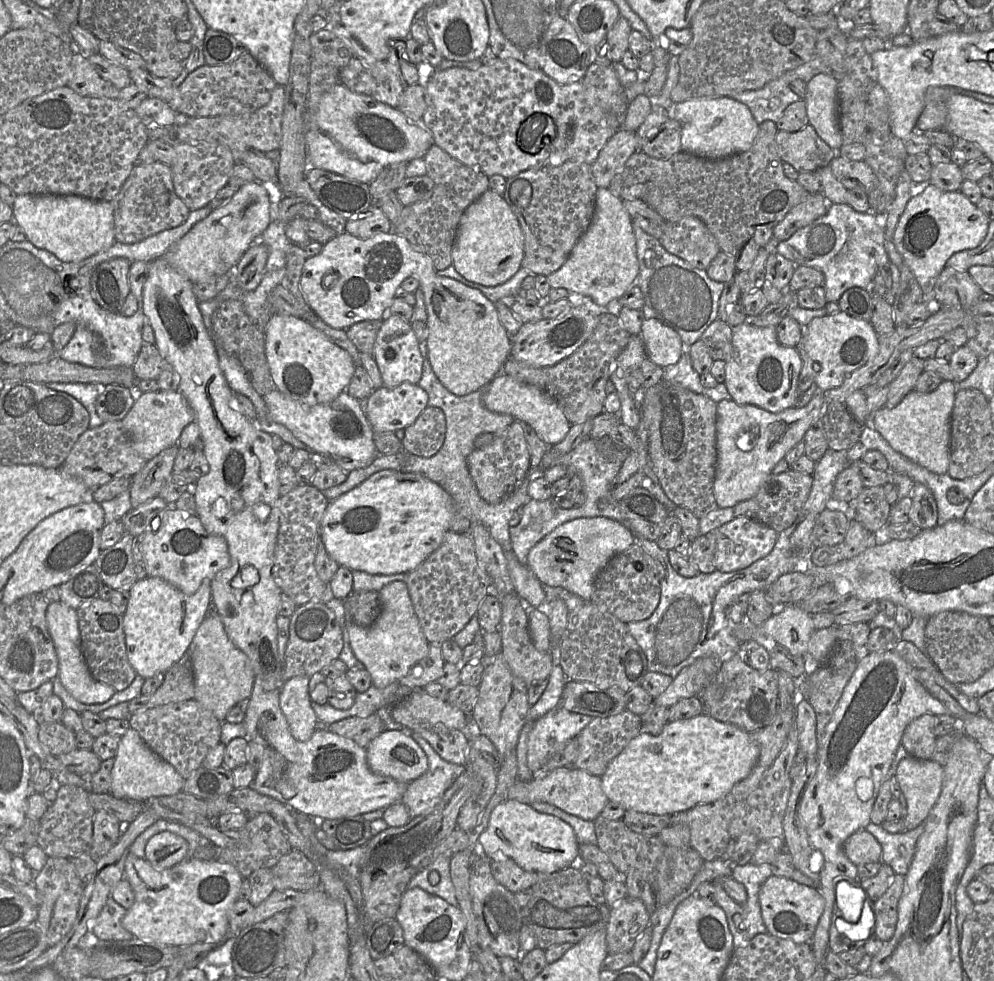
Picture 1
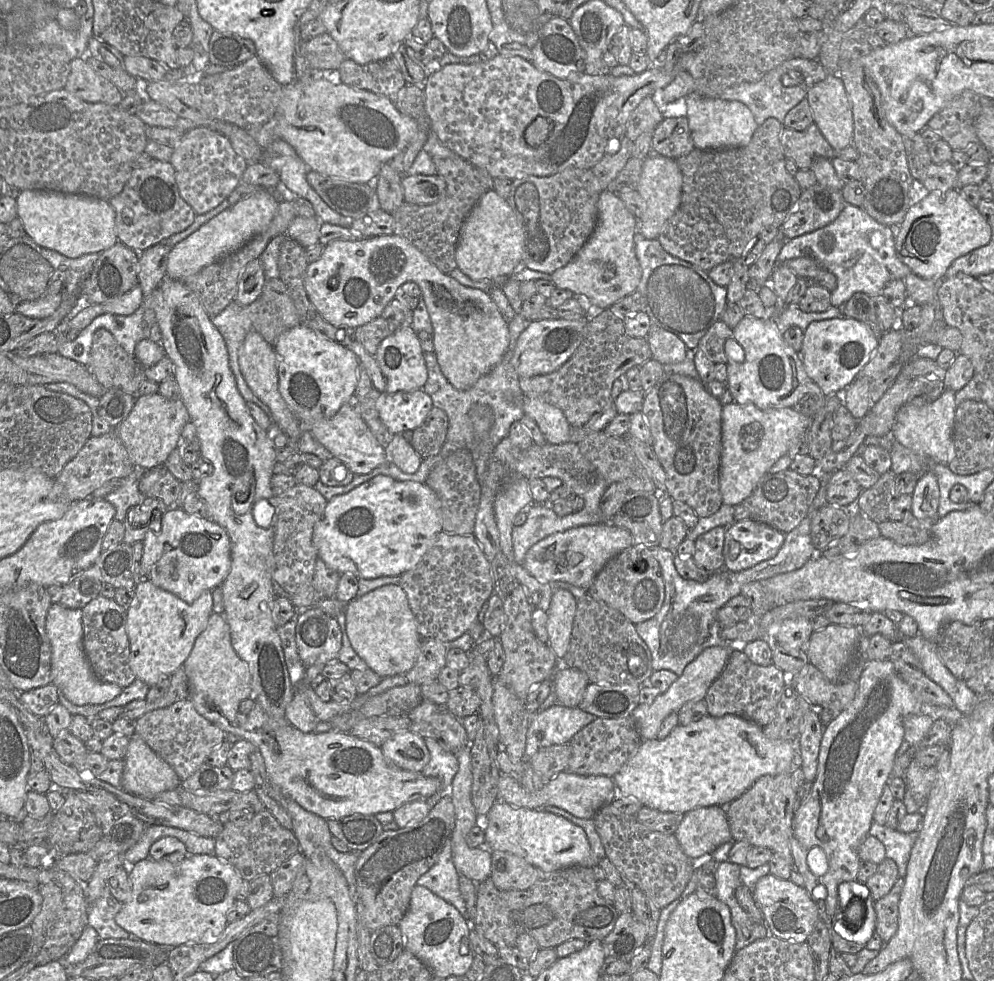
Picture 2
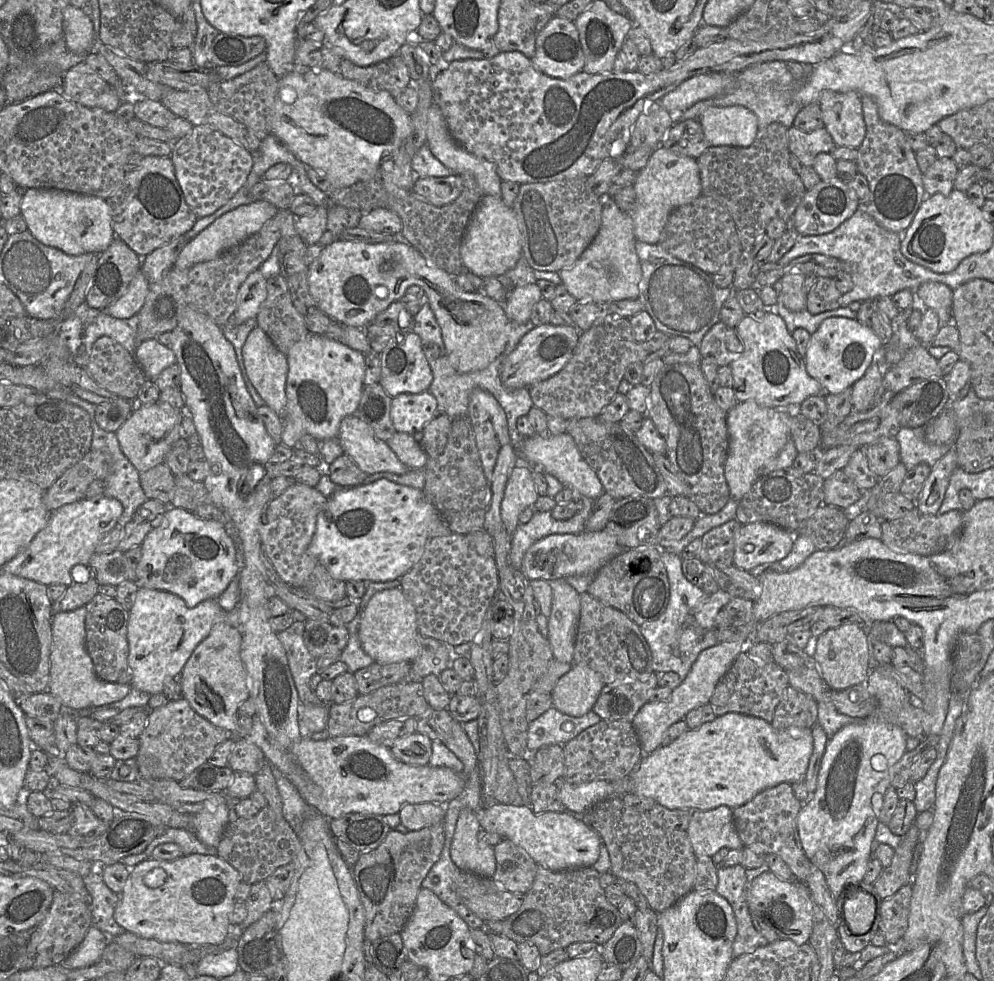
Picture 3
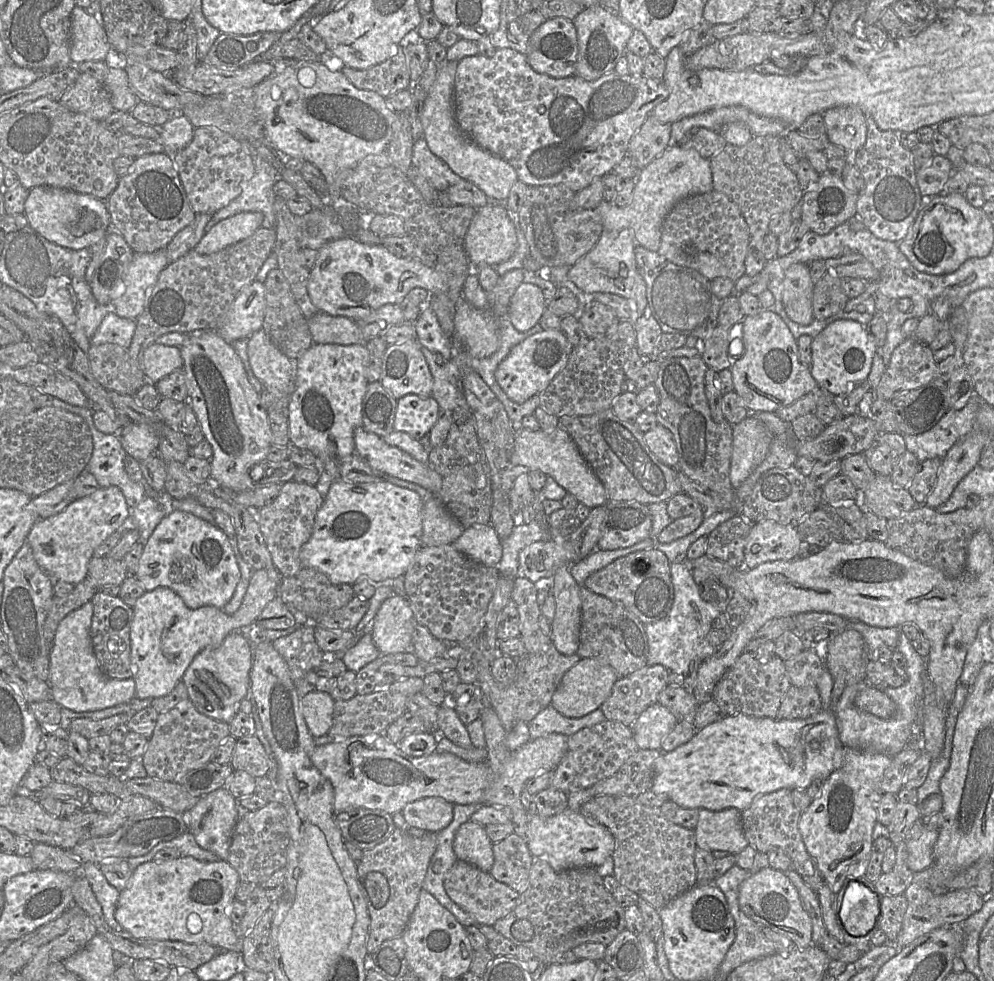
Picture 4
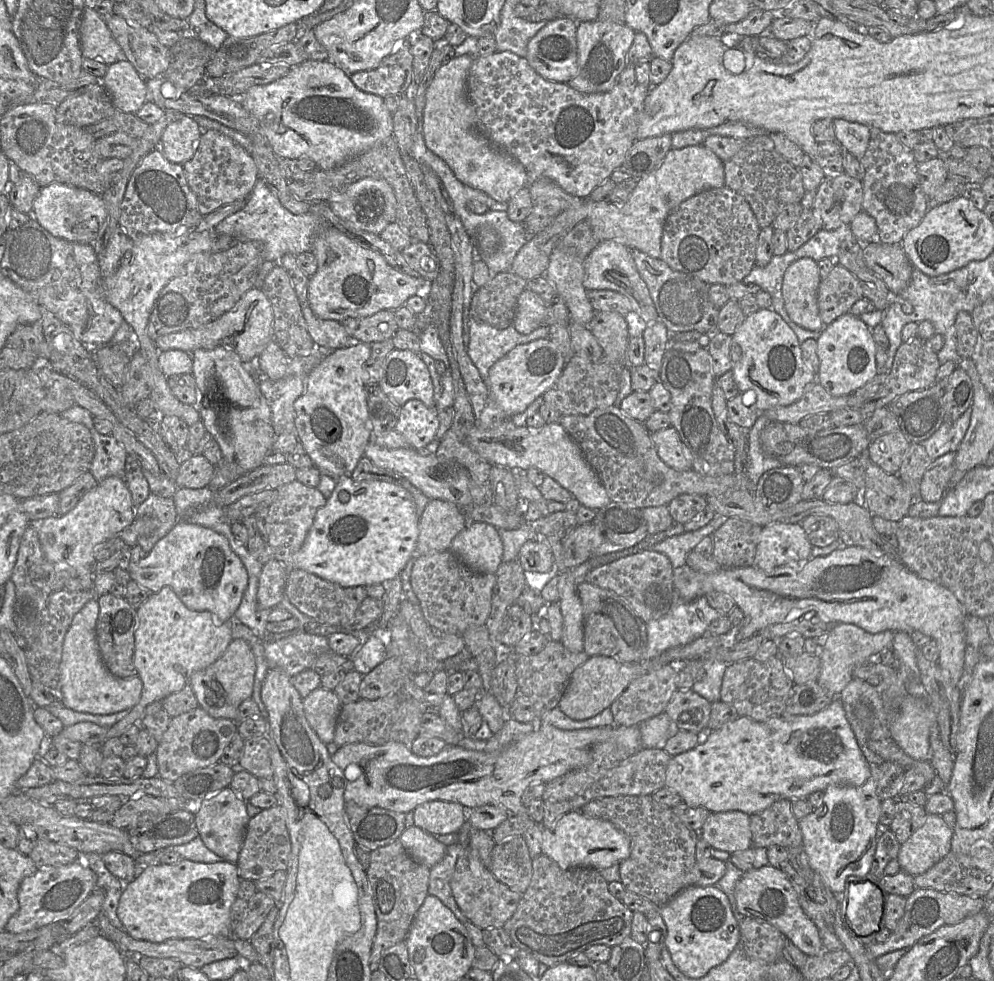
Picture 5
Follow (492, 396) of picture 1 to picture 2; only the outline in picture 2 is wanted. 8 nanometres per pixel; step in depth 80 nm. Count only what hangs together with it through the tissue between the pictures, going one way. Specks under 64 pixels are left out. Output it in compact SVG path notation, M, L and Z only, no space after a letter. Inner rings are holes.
M524 395L523 410L537 423L547 443L562 444L570 441L572 426L559 408Z

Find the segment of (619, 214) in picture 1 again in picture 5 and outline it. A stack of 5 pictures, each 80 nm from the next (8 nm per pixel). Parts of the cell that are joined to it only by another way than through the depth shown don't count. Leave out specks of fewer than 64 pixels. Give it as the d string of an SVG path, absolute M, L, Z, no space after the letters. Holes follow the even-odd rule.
M613 240L600 241L598 246L584 260L583 285L586 290L611 290L630 301L632 310L646 323L658 320L658 314L648 287L640 277L631 250L626 245Z

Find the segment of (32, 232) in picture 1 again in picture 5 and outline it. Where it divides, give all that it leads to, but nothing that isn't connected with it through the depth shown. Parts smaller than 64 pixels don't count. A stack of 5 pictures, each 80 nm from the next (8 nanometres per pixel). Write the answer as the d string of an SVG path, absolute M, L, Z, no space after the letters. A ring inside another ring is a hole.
M56 182L41 187L33 202L32 216L55 237L91 244L106 221L107 210L101 195L84 188Z

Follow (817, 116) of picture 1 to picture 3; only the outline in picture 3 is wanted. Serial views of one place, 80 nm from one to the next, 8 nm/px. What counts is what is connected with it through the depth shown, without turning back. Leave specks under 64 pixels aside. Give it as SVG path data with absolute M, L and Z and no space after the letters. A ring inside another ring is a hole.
M826 90L818 102L824 127L836 146L858 149L866 135L861 95Z

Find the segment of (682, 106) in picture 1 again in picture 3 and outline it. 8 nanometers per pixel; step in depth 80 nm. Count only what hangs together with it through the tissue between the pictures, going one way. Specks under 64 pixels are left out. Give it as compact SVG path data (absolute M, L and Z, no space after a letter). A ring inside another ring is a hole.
M740 105L709 107L698 121L710 146L748 147L758 132L756 115Z

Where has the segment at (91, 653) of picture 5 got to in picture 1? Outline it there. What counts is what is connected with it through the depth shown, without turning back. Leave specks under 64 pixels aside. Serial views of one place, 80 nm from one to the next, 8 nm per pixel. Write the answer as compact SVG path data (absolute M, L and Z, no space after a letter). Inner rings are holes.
M61 601L50 603L46 611L46 624L58 658L58 678L67 692L78 702L101 704L108 701L116 691L109 685L96 681L81 651L81 637L77 610Z

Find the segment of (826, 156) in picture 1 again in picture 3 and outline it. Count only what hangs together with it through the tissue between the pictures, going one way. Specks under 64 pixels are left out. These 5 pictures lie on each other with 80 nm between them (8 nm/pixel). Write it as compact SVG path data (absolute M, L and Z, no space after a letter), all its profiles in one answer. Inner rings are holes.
M792 125L787 130L787 136L790 153L795 155L803 166L813 166L817 154L821 152L831 153L836 146L825 127L806 133Z

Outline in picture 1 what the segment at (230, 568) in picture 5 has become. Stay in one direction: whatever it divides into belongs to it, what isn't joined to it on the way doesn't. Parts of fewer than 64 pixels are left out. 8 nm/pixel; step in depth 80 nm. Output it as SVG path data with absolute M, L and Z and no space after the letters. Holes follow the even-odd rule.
M168 504L158 517L155 528L137 537L146 562L148 577L159 577L186 595L194 594L204 579L212 579L230 564L228 543L225 537L210 534L195 514L185 514Z

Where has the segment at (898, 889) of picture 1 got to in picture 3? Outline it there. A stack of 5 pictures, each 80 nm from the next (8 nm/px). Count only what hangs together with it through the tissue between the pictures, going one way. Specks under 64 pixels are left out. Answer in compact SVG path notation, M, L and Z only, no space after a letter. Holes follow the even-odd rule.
M909 883L902 886L894 895L879 902L879 930L884 934L888 944L896 943L907 929L911 895L912 887Z

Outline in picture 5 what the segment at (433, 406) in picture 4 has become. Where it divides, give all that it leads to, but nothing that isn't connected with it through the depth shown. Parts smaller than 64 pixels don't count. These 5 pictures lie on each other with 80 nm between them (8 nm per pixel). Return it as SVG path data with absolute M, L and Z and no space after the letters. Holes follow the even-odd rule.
M417 399L401 406L395 430L404 436L410 448L424 451L435 440L438 428L437 408L430 408Z

